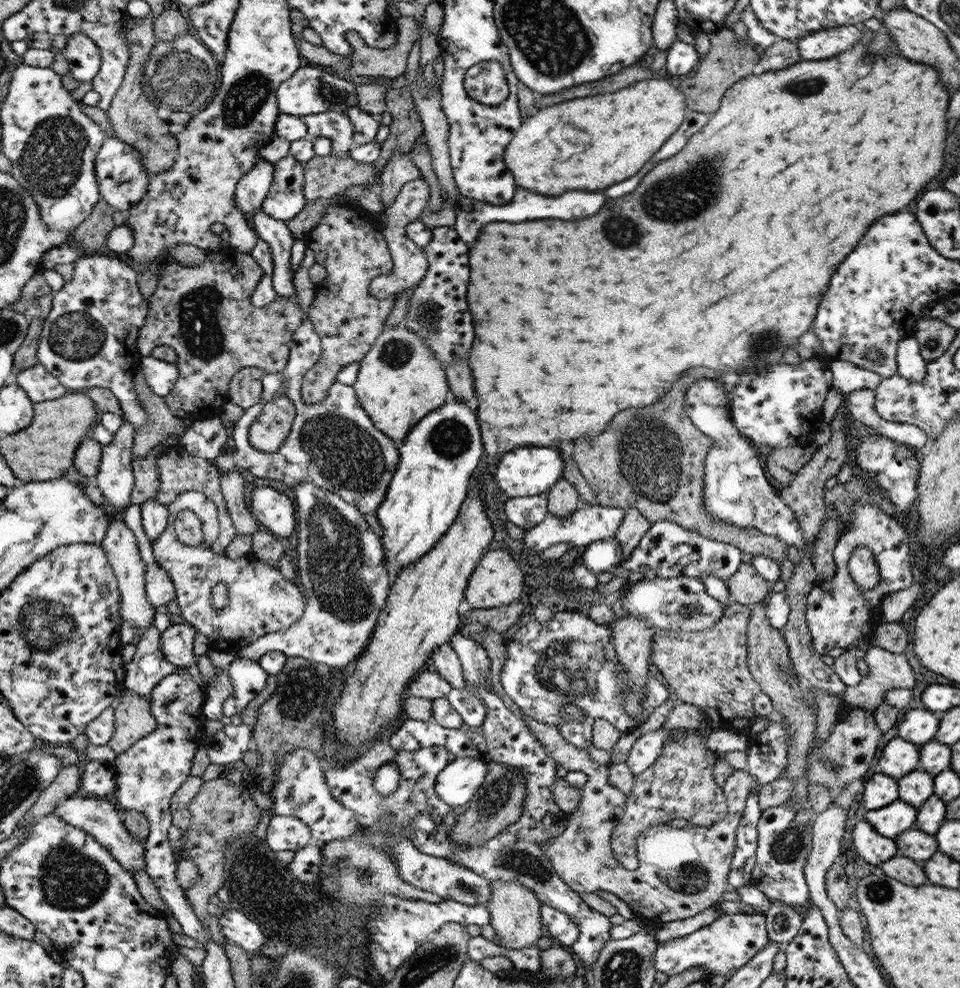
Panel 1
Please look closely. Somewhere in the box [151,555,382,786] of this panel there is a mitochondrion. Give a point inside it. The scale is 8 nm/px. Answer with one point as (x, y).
(301, 696)

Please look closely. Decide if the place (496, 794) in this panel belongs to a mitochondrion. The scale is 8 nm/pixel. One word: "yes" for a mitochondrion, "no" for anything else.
yes

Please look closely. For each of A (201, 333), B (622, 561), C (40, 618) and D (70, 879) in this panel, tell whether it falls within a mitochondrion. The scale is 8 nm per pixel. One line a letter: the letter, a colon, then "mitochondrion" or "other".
A: mitochondrion
B: other
C: mitochondrion
D: mitochondrion

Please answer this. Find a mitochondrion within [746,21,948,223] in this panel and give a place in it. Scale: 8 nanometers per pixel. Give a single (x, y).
(811, 87)

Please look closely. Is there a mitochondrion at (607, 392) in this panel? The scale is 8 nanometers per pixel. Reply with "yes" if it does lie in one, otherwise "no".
no

